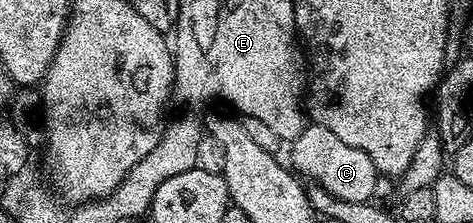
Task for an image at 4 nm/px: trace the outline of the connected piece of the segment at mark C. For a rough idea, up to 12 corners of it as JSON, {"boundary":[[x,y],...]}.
{"boundary":[[310,122],[292,170],[341,201],[367,203],[379,173],[363,149]]}

